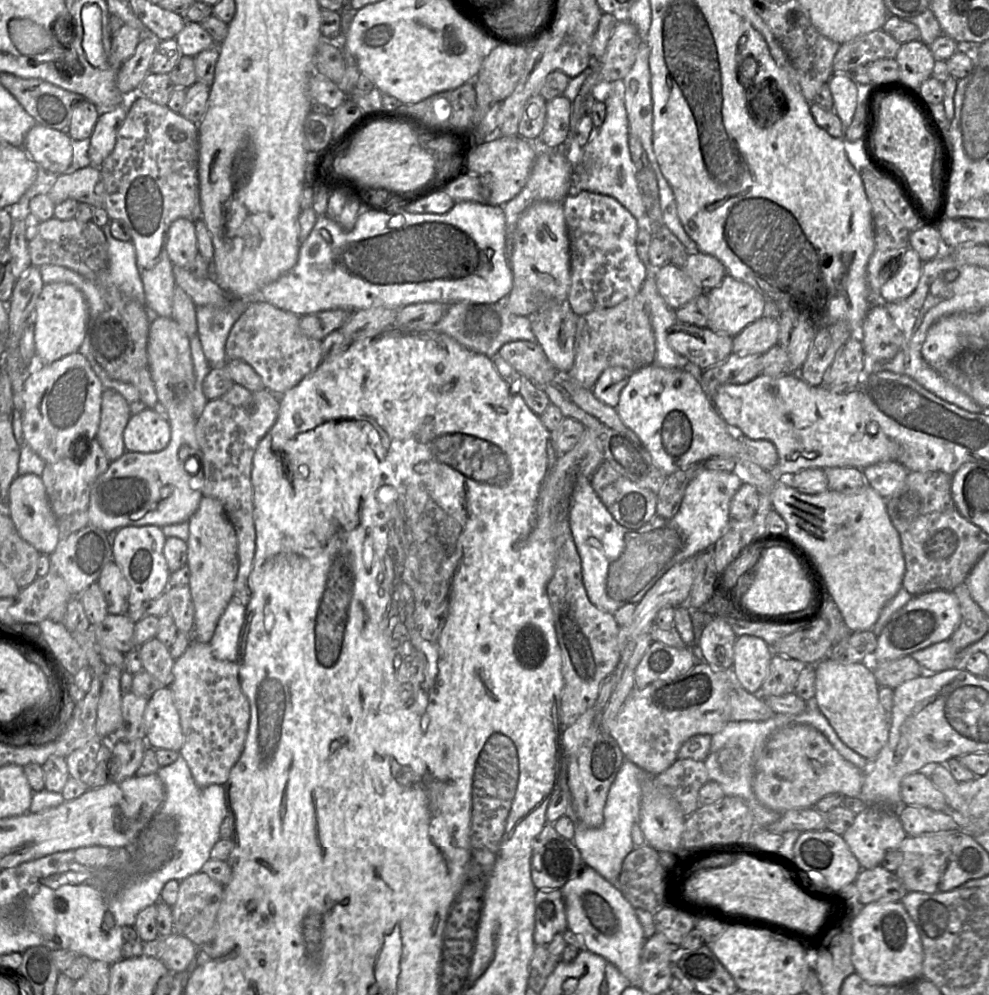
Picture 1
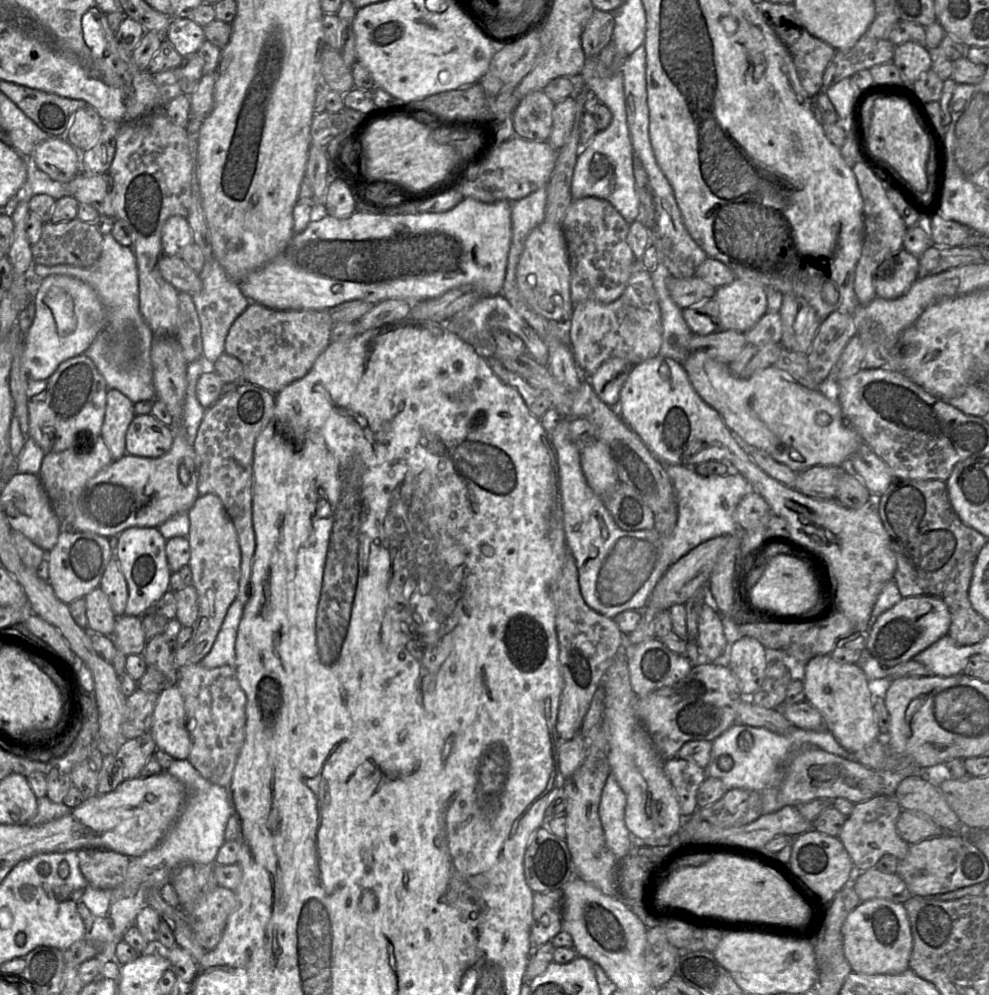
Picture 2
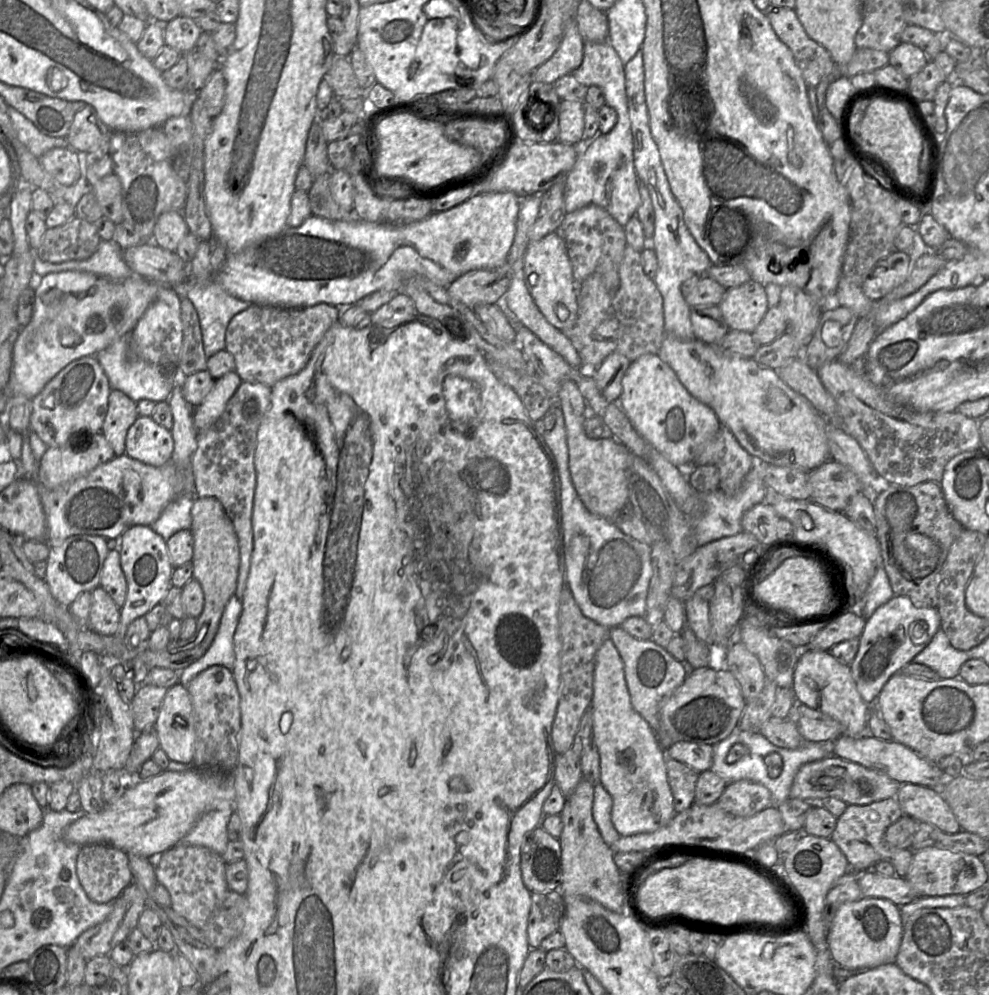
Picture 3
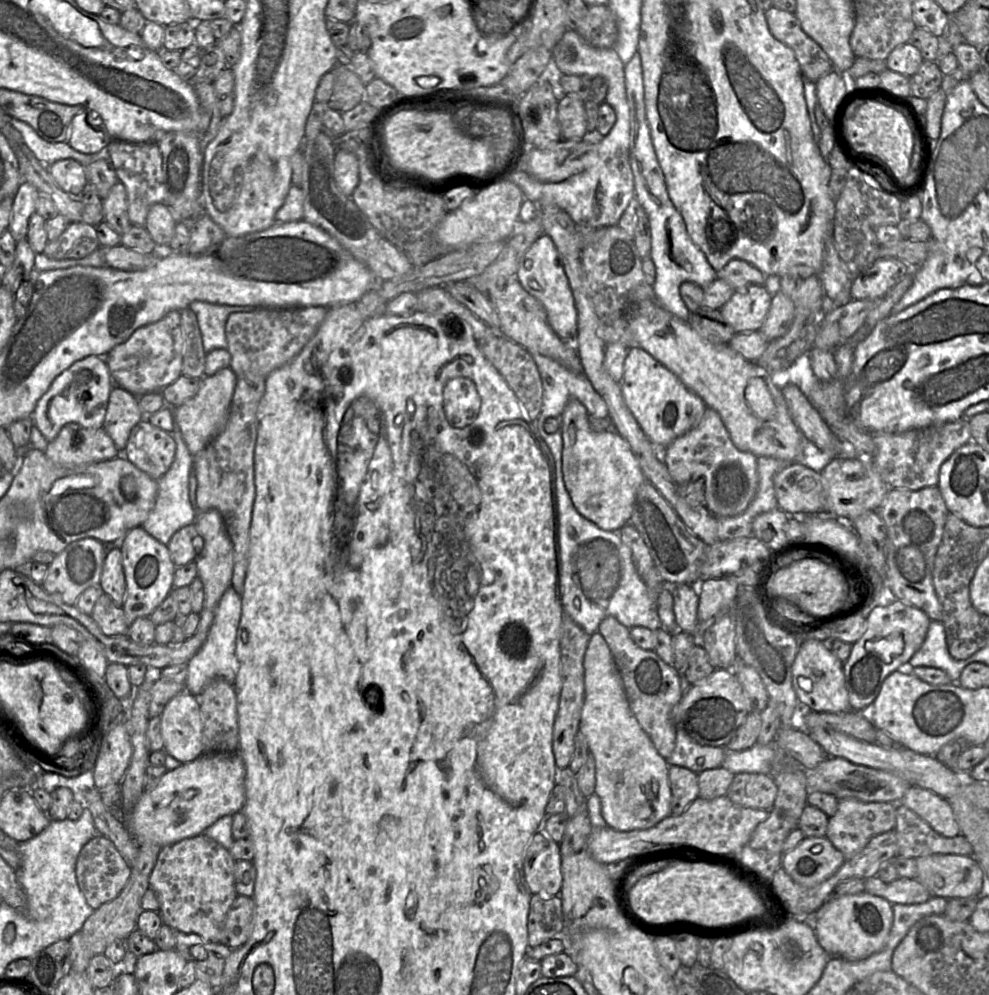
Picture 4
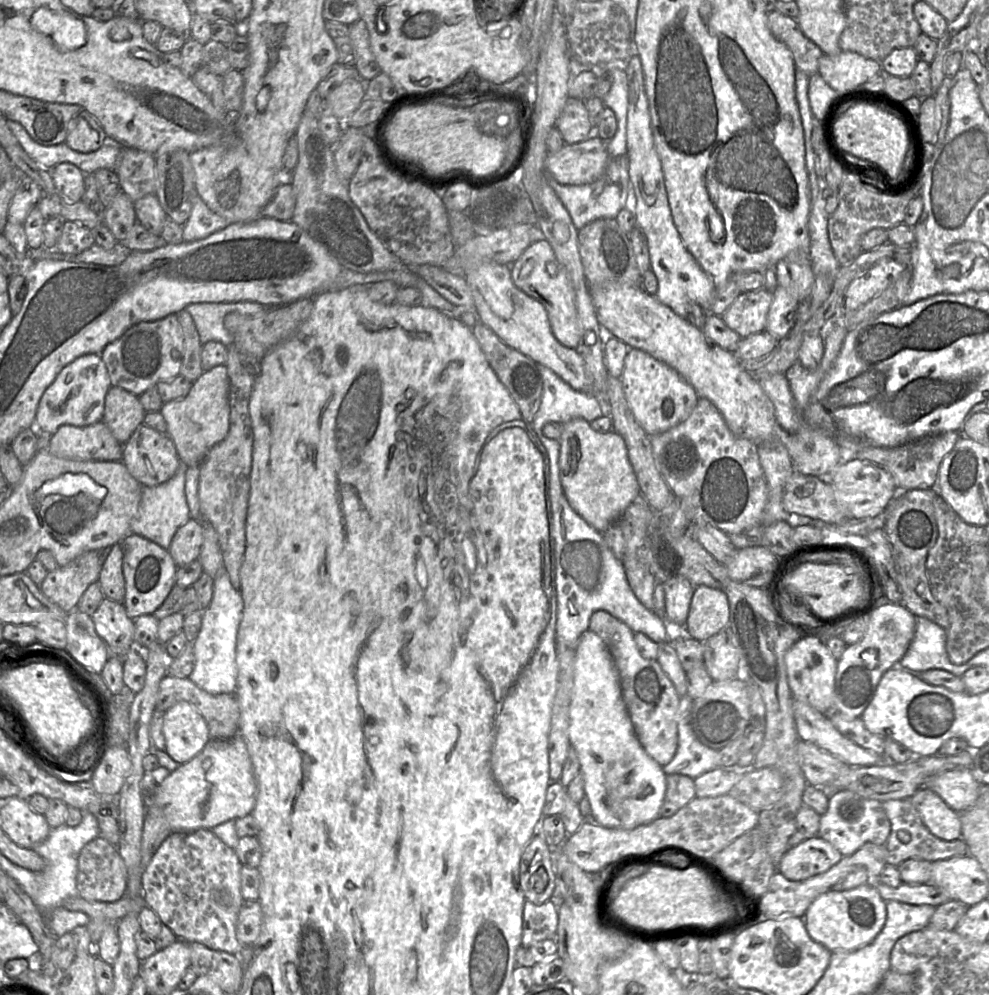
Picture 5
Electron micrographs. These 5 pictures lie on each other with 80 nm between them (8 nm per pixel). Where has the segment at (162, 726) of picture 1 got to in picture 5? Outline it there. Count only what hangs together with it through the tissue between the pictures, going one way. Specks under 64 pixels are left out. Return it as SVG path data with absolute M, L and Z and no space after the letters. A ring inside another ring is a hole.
M185 701L177 702L164 715L165 752L180 765L192 760L210 740L203 716Z

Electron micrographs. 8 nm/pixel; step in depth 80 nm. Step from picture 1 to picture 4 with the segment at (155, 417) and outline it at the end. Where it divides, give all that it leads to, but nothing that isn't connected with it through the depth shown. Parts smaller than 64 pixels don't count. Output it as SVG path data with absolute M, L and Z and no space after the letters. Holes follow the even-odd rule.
M142 419L131 431L122 455L139 470L159 480L170 469L176 453L172 435Z

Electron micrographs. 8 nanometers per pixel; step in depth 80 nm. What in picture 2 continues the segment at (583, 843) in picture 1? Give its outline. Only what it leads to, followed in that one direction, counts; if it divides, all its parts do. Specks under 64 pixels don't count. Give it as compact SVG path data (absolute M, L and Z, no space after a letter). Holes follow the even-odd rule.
M610 774L602 791L598 812L606 844L619 861L631 851L635 843L625 824L626 802L624 791Z

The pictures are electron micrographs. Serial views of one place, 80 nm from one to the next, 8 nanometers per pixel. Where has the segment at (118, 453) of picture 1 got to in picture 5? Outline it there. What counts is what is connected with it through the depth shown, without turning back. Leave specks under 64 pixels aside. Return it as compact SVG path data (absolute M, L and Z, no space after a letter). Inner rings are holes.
M112 386L106 395L102 420L124 445L135 430L144 424L146 413L138 396L124 388Z

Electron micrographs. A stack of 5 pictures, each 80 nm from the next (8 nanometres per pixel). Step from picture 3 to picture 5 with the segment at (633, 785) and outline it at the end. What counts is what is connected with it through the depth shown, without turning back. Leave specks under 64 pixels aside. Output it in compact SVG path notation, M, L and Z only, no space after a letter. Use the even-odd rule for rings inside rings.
M585 631L575 649L569 741L580 763L591 819L607 828L630 830L659 818L666 775L640 744L622 697L614 660L593 631Z

